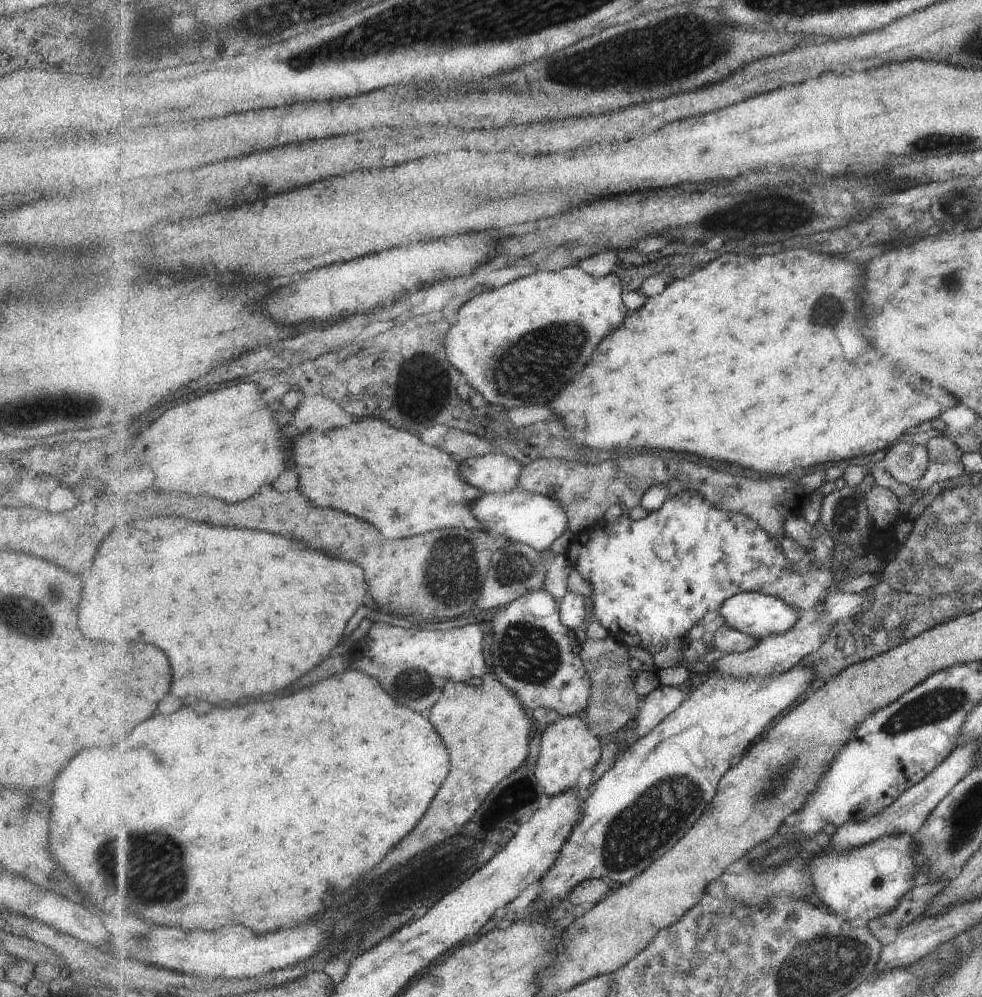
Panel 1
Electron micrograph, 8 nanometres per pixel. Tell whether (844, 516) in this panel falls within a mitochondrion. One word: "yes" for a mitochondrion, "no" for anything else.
yes

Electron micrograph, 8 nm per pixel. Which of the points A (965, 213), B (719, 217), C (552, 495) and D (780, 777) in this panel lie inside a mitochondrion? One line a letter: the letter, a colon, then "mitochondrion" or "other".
A: other
B: mitochondrion
C: other
D: mitochondrion

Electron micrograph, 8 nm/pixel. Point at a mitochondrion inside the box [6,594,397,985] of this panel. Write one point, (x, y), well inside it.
(148, 874)

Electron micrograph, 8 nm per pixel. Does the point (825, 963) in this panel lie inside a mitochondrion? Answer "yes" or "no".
yes

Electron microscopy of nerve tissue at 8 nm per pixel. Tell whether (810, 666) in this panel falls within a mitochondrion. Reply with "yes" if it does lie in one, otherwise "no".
no

